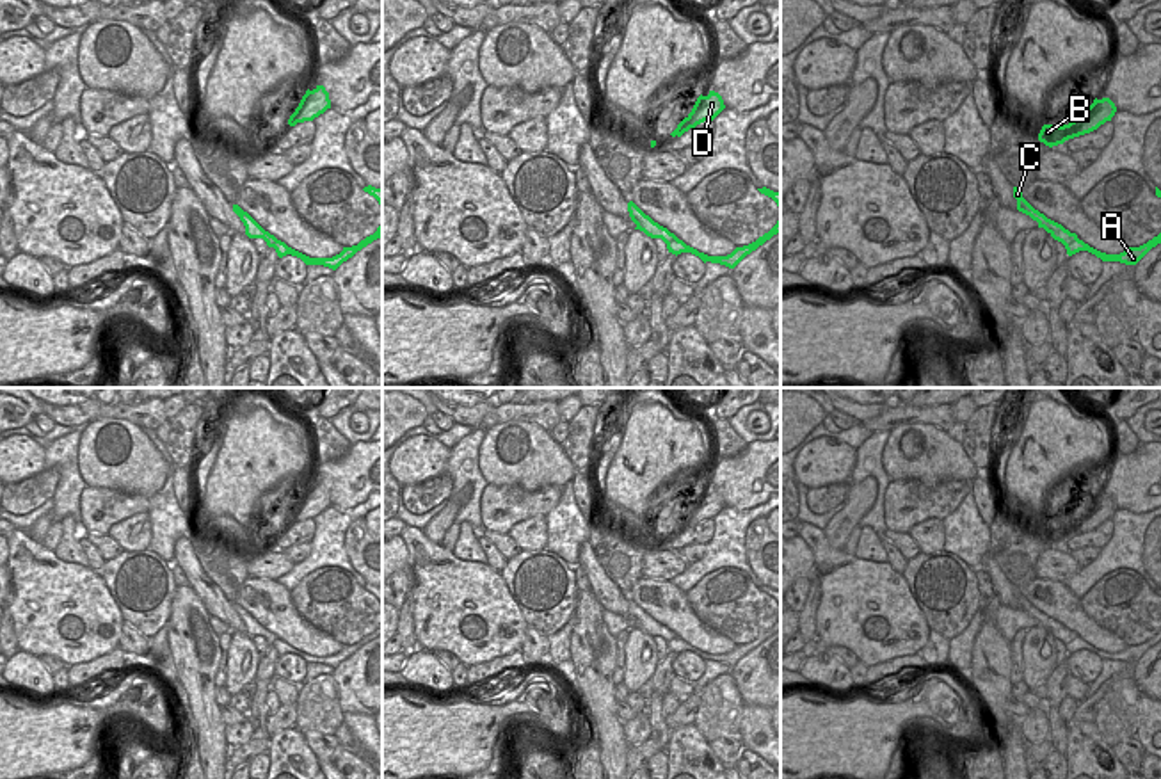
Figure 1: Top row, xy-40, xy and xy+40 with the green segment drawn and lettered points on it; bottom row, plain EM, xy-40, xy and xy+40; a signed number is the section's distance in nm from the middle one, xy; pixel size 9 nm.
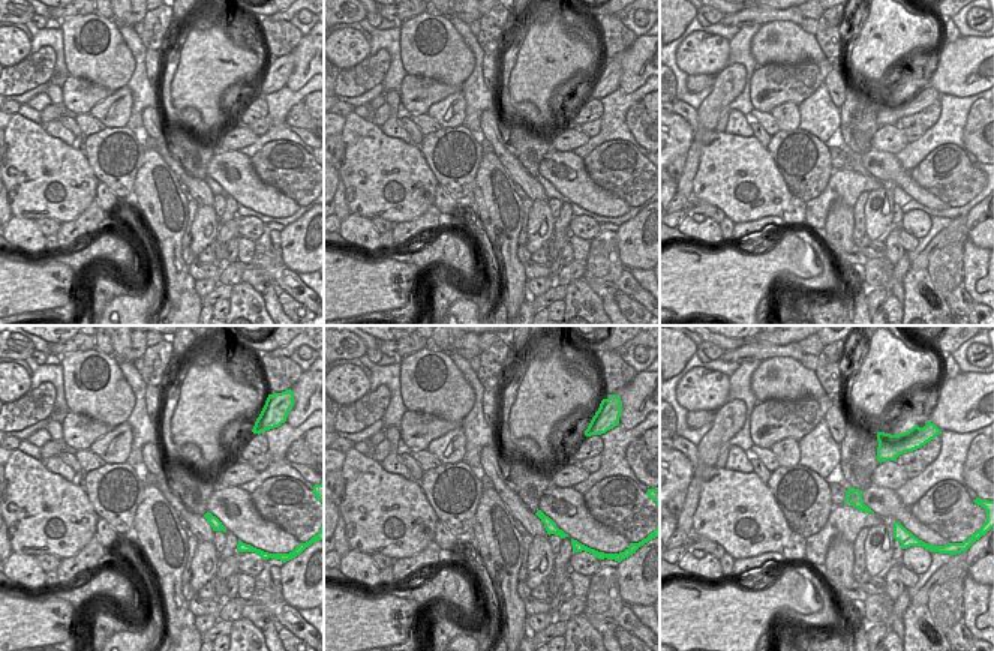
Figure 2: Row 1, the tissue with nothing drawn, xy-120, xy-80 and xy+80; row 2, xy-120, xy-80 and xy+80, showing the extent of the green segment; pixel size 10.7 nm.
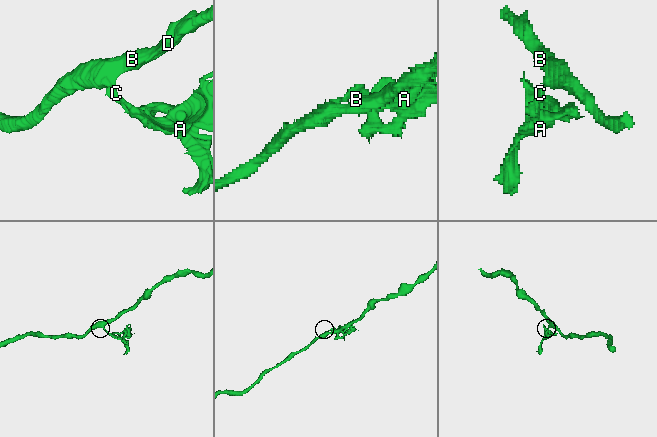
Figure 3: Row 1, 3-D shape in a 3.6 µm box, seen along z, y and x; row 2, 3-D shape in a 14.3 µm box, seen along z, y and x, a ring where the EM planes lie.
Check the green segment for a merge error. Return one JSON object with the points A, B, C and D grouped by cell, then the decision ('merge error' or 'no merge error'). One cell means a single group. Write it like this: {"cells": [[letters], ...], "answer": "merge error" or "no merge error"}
{"cells": [["A"], ["B", "C", "D"]], "answer": "merge error"}

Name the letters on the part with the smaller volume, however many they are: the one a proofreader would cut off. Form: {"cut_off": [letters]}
{"cut_off": ["A"]}

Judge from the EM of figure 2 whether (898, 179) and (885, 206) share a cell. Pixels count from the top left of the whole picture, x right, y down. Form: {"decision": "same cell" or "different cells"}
{"decision": "different cells"}

